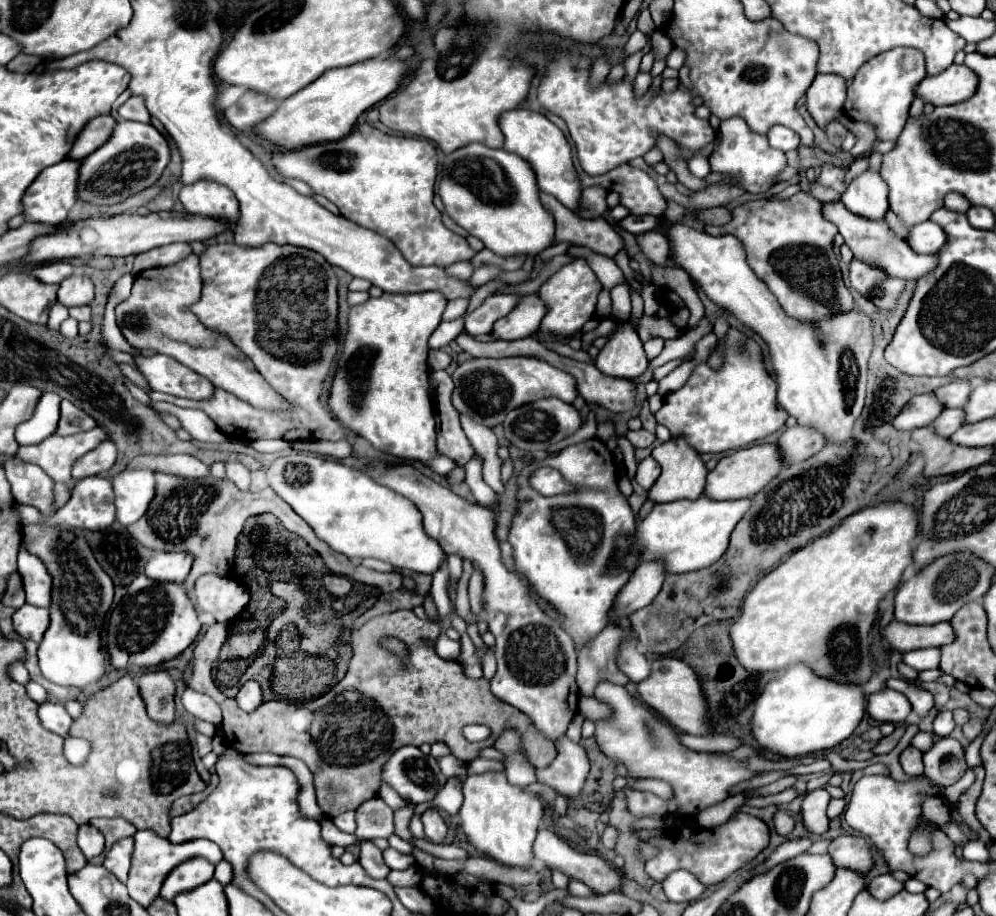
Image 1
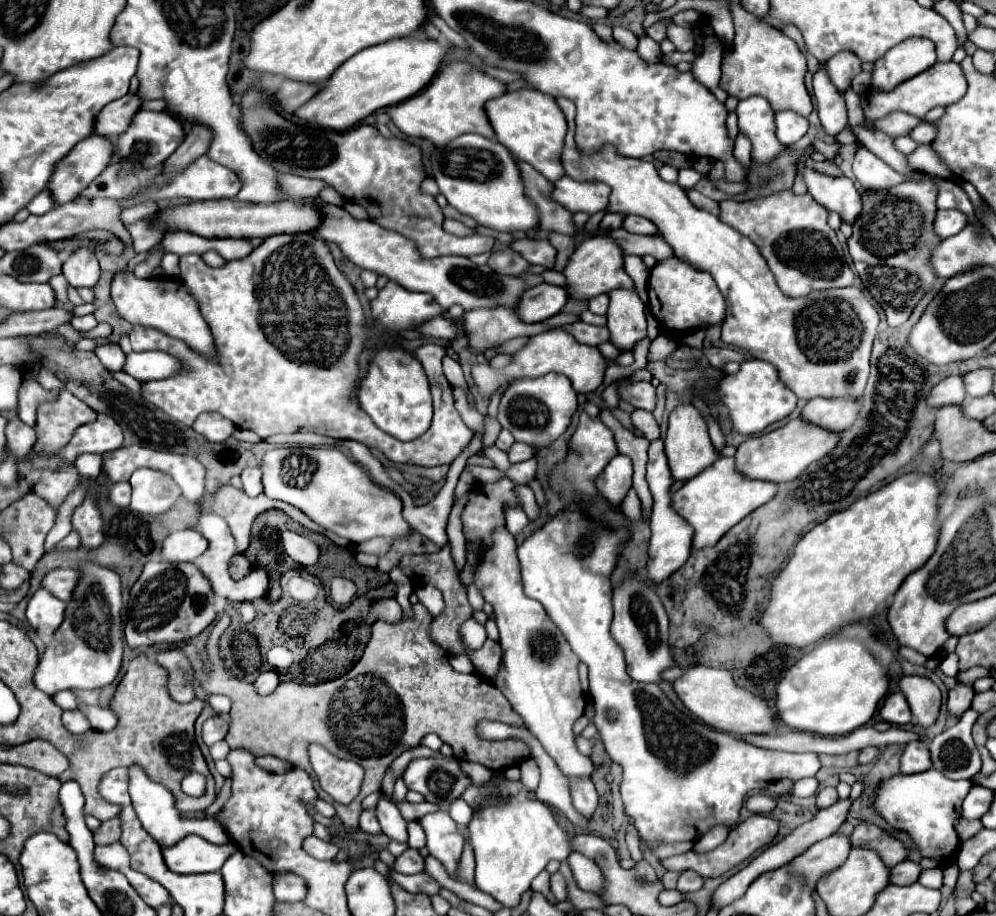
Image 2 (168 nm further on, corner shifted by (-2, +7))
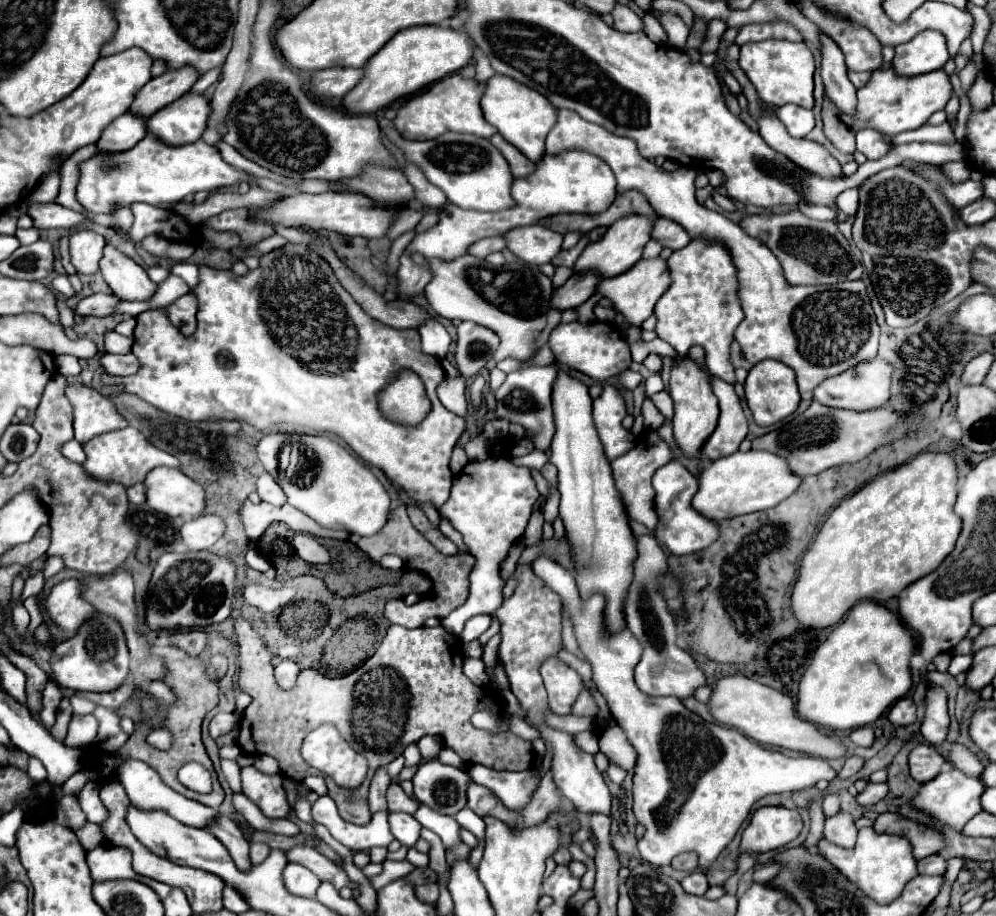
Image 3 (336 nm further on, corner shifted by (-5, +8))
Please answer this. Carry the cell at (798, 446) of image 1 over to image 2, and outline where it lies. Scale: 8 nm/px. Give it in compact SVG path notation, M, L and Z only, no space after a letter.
M815 399L805 405L801 411L803 421L817 425L821 429L843 433L847 427L853 425L855 413L859 413L859 405L855 401L827 401L827 399Z

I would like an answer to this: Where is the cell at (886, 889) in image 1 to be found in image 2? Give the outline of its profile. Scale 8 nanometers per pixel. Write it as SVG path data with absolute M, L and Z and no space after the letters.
M901 861L895 867L891 867L891 883L893 885L911 885L917 881L921 873L919 863L911 863L911 861Z

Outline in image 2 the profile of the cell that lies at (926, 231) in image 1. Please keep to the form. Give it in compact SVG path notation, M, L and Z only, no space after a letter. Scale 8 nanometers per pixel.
M951 209L951 211L937 211L933 221L933 231L939 239L947 239L955 233L959 233L967 225L967 217L963 213Z

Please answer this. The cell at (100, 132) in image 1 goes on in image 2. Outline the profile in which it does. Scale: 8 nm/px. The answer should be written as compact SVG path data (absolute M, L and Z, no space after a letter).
M127 93L125 97L105 105L95 117L95 135L109 139L119 137L131 123L133 113L139 111L139 103L141 99L135 97L135 93Z

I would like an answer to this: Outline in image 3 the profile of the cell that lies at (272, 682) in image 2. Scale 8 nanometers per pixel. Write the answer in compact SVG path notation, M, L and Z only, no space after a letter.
M282 660L276 666L276 682L284 690L290 690L290 688L296 686L298 674L300 674L300 666L294 660Z

